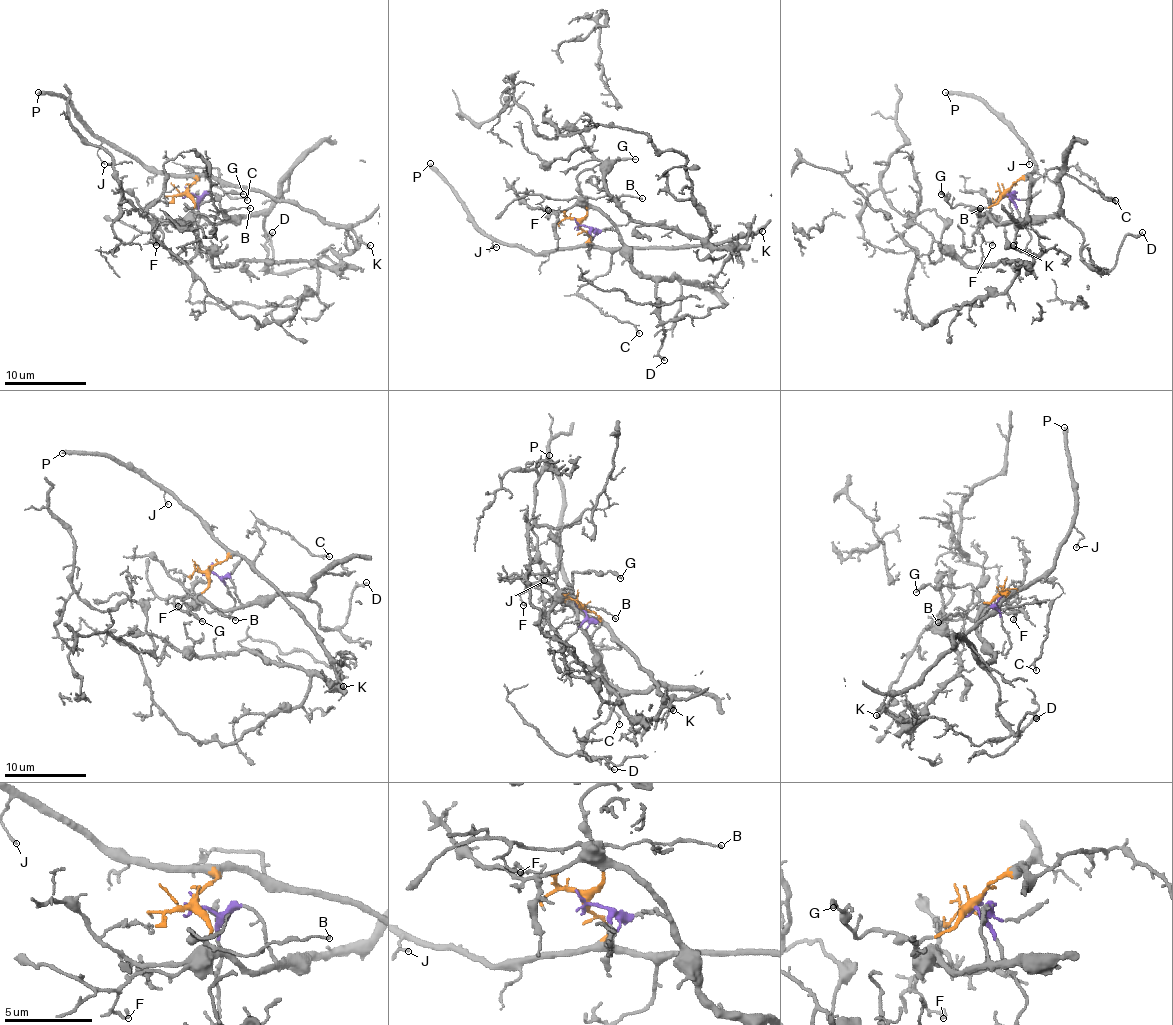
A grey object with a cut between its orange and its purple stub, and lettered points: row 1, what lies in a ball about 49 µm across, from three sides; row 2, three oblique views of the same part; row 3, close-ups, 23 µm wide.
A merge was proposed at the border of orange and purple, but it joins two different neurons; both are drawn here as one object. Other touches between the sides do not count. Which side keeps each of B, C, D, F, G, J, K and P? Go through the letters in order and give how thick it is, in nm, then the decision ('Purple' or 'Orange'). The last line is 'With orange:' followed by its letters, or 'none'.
B: Thickness 110 nm. Orange
C: Thickness 110 nm. Orange
D: Thickness 180 nm. Purple
F: Thickness 180 nm. Purple
G: Thickness 190 nm. Orange
J: Thickness 120 nm. Orange
K: Thickness 280 nm. Orange
P: Thickness 340 nm. Orange
With orange: B, C, G, J, K, P

